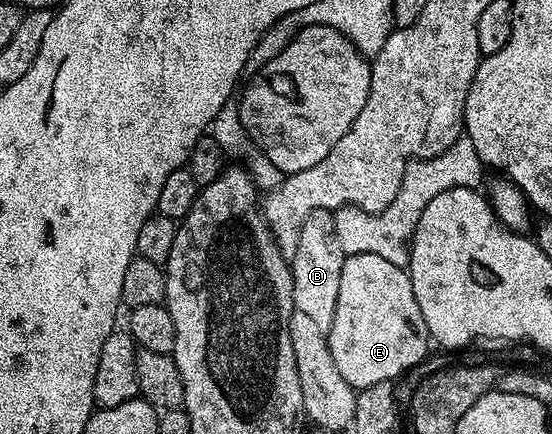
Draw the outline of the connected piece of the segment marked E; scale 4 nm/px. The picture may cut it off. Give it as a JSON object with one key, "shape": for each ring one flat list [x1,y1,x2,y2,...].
{"shape":[[376,253,348,255,344,269,340,269,336,317,326,332,326,340,332,361,336,361,336,369,340,369,344,381,356,389,397,380,397,375,412,370,425,357,426,350,432,347,432,340,424,325,424,313,420,313,420,305,416,305,416,293,412,293,409,270,392,265,392,261,384,261,384,257,376,257]]}

